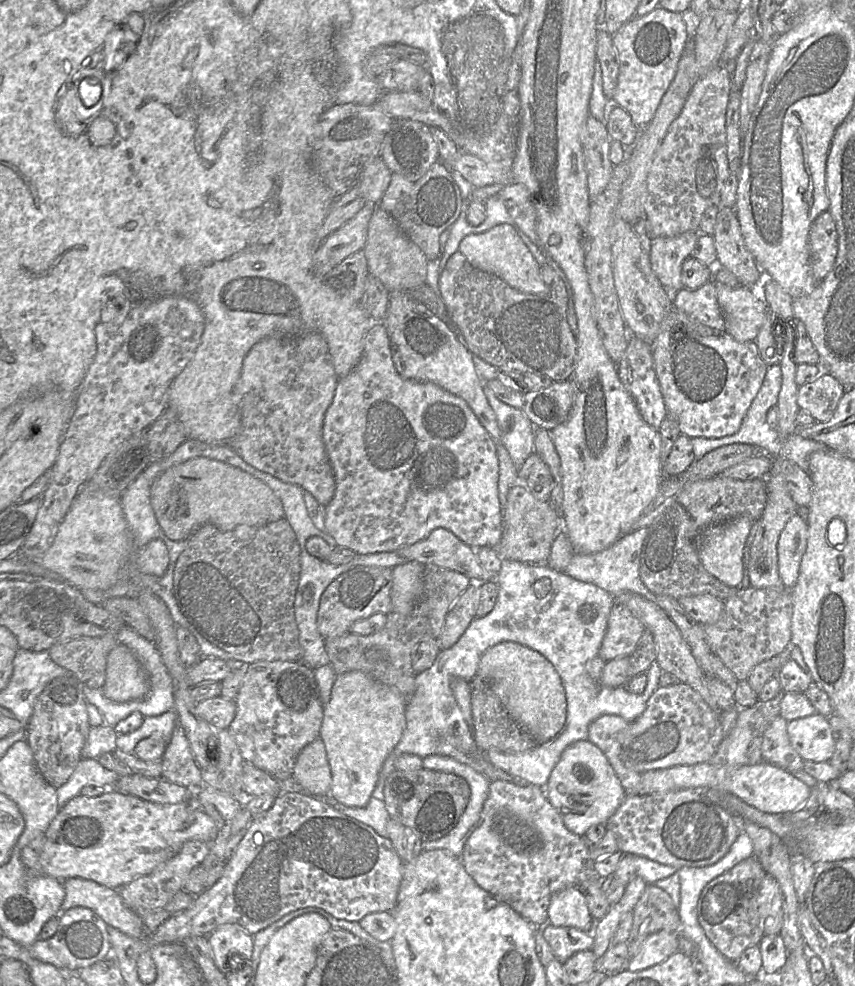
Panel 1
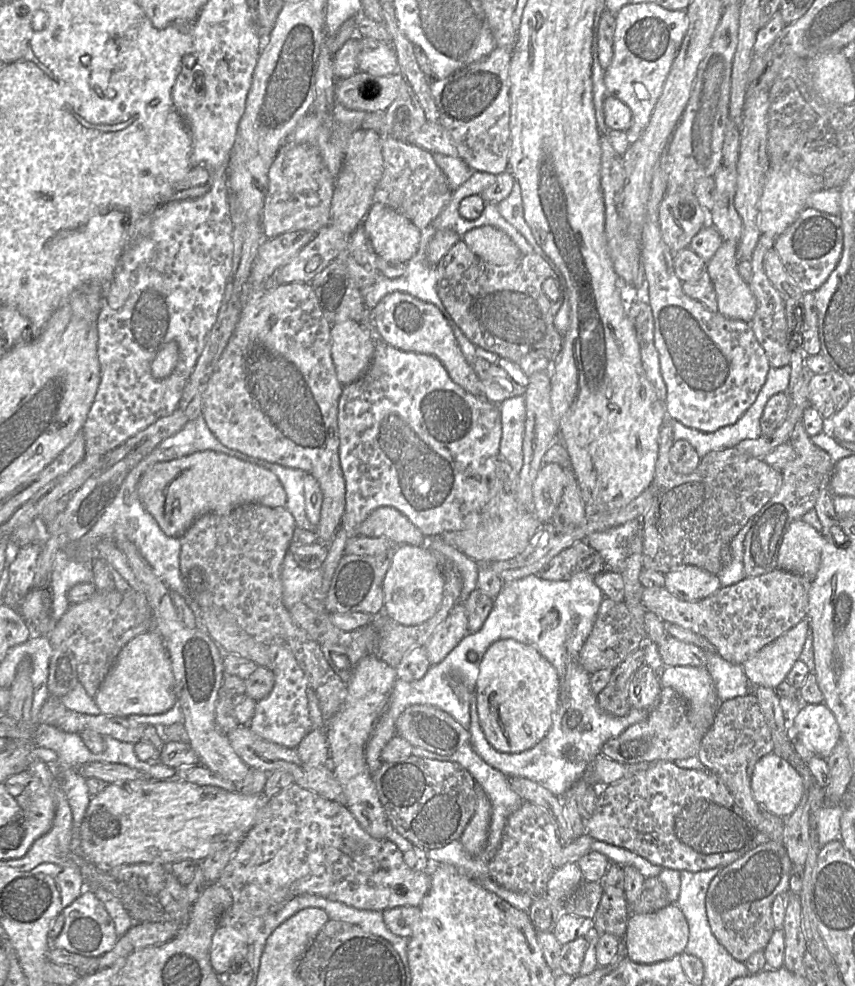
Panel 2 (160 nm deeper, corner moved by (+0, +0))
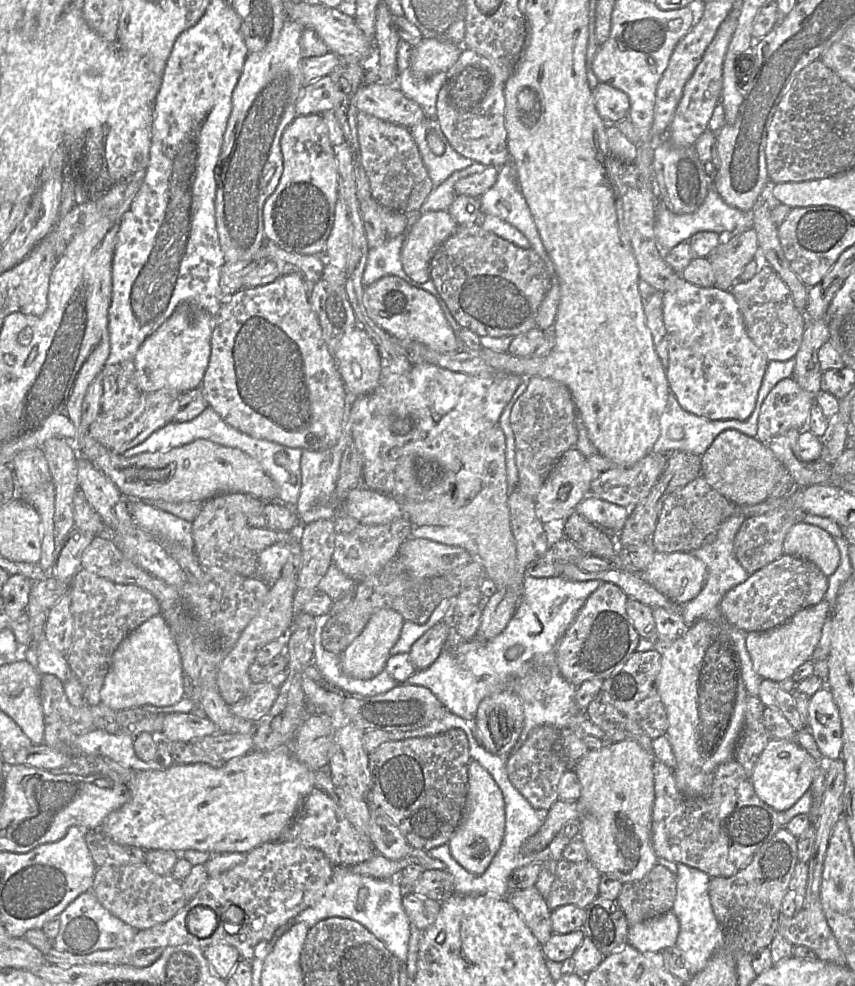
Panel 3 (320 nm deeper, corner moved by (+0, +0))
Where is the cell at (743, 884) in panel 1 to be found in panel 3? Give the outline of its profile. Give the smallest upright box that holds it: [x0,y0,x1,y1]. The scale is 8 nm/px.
[709,827,798,955]

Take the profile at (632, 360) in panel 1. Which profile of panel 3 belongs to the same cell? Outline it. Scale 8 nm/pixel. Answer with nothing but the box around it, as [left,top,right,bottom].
[638,280,668,369]

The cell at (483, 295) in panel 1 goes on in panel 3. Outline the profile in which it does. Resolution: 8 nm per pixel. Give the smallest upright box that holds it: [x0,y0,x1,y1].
[430,223,551,338]

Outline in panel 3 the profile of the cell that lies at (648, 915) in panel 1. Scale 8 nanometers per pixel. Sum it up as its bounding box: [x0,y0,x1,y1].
[617,864,676,927]

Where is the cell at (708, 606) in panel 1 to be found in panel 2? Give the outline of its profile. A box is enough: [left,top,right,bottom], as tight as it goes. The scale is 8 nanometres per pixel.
[664,565,722,602]

